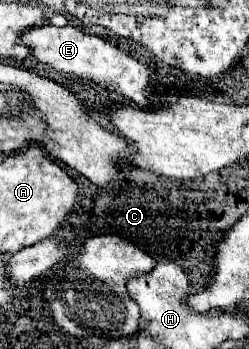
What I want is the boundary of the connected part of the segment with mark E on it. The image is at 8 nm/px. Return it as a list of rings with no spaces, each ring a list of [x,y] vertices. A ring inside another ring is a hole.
[[[45,23],[41,27],[25,31],[21,35],[21,41],[33,49],[35,59],[51,65],[57,71],[73,73],[81,79],[93,81],[93,83],[107,87],[107,89],[113,89],[113,91],[129,97],[131,101],[135,101],[141,107],[151,107],[151,103],[153,103],[151,93],[147,91],[147,87],[151,83],[149,67],[145,63],[141,63],[139,59],[123,53],[119,47],[103,41],[97,35],[87,35],[79,29],[55,27],[51,23]]]

